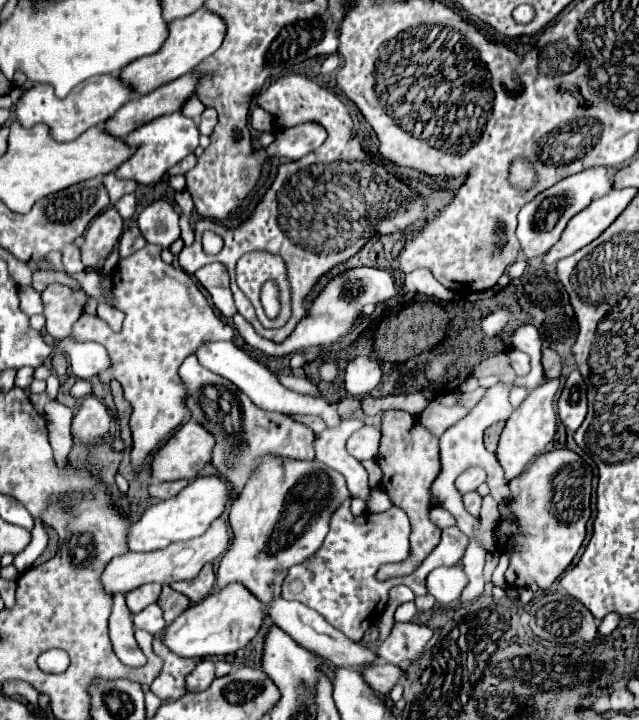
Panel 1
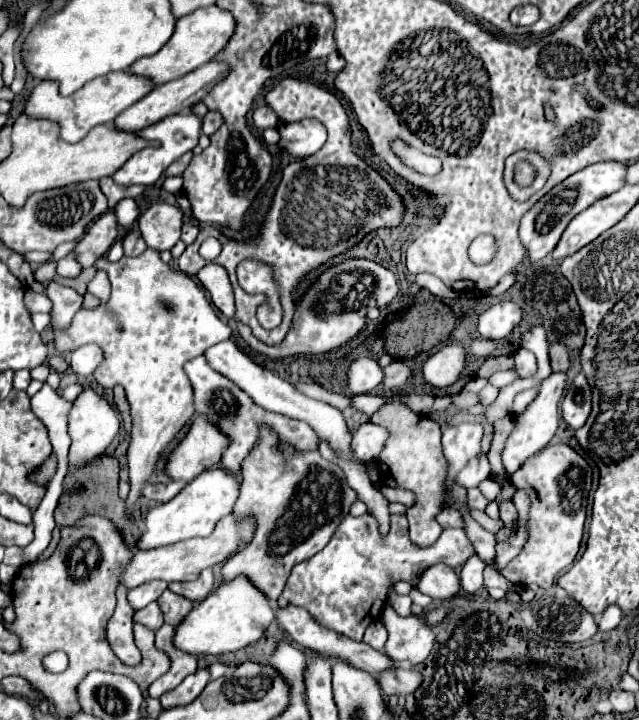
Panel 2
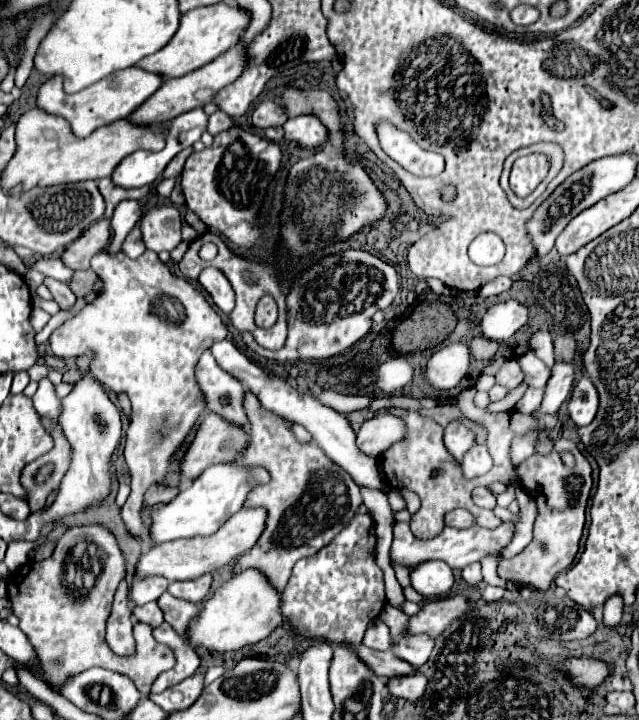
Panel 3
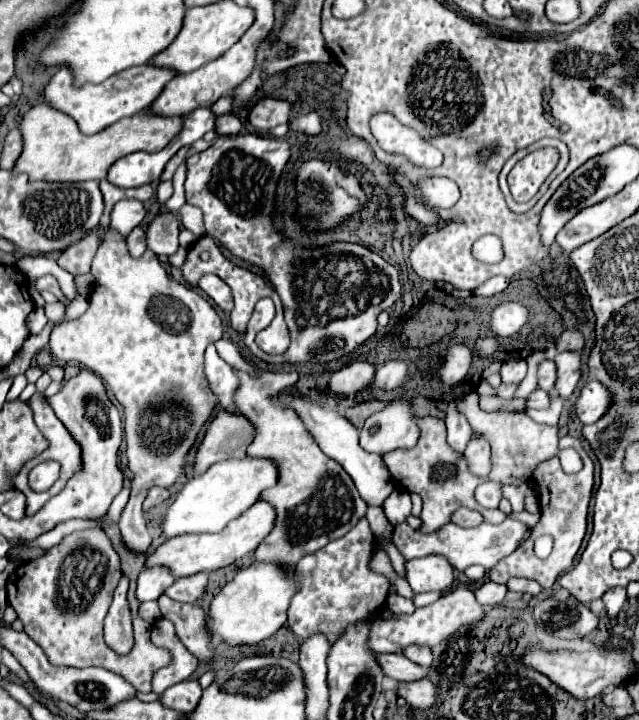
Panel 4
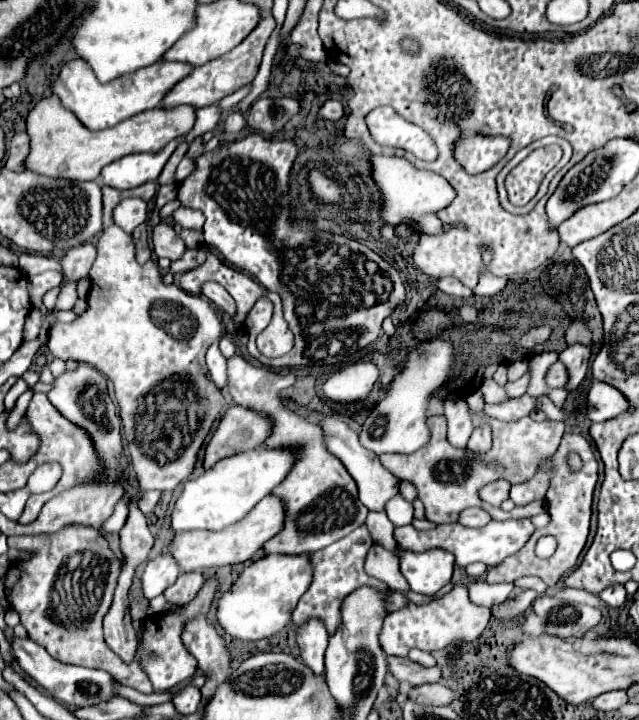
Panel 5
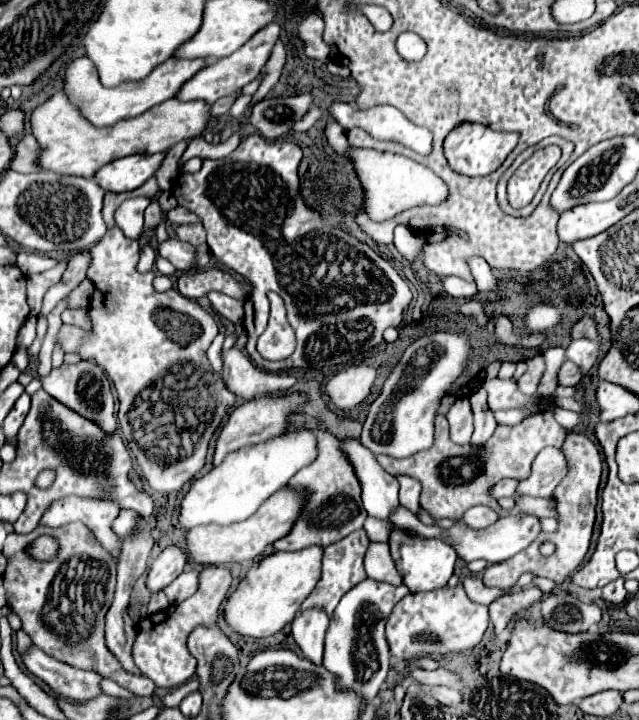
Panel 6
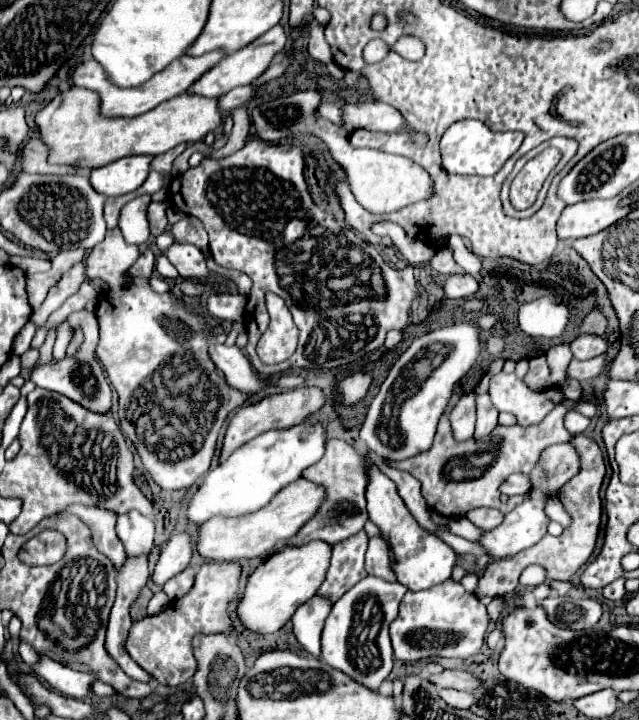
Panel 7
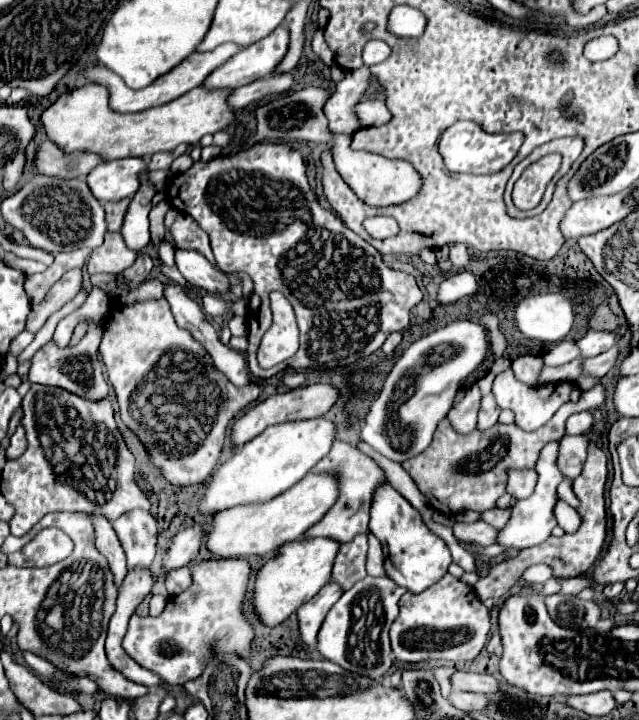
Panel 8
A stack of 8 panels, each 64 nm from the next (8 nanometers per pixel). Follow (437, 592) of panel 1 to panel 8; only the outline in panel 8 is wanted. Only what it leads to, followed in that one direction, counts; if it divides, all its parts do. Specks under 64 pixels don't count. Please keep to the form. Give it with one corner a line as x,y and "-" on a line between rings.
390,484
380,486
374,494
370,512
370,532
382,542
386,558
386,576
398,586
412,592
424,592
448,572
452,556
446,542
424,524
420,512

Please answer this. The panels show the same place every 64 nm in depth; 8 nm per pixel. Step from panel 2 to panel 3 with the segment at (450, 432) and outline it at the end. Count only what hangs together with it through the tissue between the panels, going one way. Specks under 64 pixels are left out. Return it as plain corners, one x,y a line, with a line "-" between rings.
452,420
446,430
444,430
444,444
448,448
448,452
458,460
462,462
462,456
464,452
474,446
474,434
460,422
460,420

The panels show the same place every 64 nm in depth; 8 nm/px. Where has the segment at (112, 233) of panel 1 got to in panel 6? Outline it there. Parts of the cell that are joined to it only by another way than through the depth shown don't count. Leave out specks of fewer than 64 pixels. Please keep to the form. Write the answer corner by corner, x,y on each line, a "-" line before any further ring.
78,252
76,256
72,256
72,260
68,262
68,268
66,268
62,280
60,280
58,284
54,284
54,286
46,292
40,316
48,316
48,314
58,306
58,302
64,300
64,298
86,278
88,262
90,262
88,252

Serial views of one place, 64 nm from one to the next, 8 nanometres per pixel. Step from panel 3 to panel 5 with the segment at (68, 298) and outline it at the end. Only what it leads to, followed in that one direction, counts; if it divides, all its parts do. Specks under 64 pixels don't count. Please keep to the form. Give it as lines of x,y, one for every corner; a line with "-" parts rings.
44,272
44,274
28,278
28,296
30,296
32,306
40,308
44,292
48,292
54,286
58,286
60,282
62,282
62,274
60,272

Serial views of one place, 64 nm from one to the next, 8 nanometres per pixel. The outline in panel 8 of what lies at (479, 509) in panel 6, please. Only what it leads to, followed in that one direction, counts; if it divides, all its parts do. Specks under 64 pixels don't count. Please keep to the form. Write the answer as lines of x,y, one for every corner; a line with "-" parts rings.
492,508
492,510
488,510
488,512
482,514
482,520
488,522
490,526
494,526
494,528
500,530
500,528
504,528
504,524
508,524
510,514
512,514
512,508
504,508
504,510

